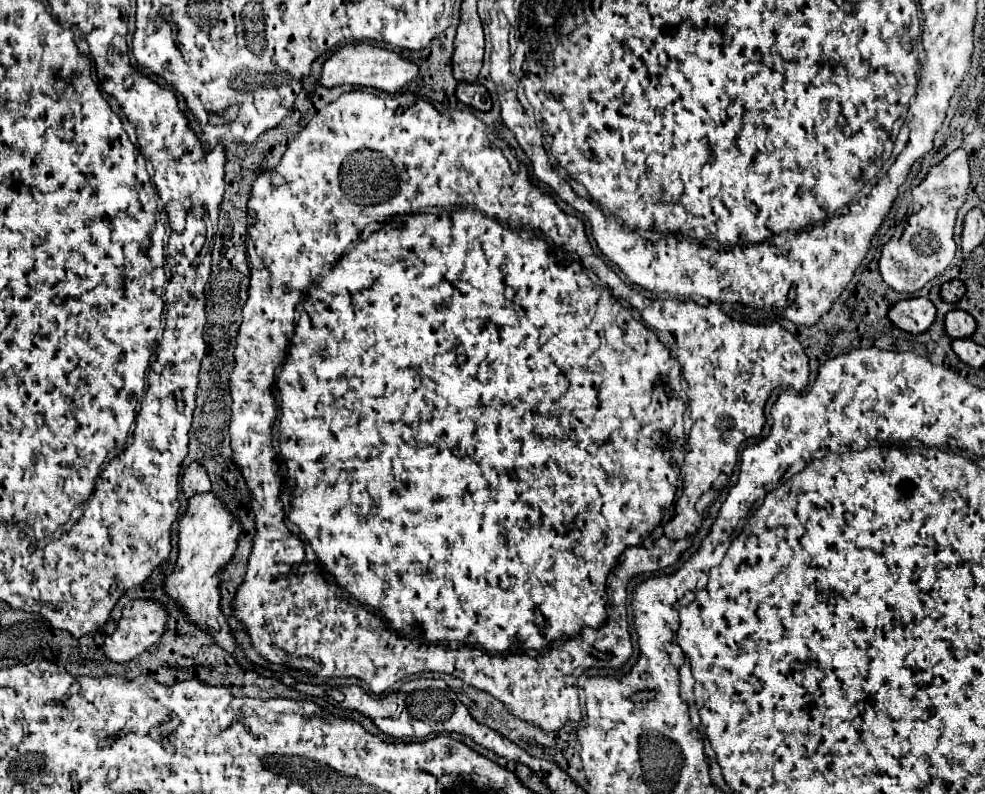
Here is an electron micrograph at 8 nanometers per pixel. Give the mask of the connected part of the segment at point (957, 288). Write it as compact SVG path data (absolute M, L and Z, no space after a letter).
M958 279L948 281L948 283L944 283L944 285L940 287L940 297L942 297L942 301L946 301L946 303L958 303L964 293L966 293L966 287L964 287L964 283L958 281Z

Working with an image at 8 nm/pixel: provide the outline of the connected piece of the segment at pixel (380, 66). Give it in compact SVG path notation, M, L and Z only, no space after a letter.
M344 45L326 59L320 73L320 83L326 89L338 85L352 85L352 87L374 87L384 93L396 93L408 81L416 79L416 75L418 67L412 61L406 61L388 49L370 47L370 45Z

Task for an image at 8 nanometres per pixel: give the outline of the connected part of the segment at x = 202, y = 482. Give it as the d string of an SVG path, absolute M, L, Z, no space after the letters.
M192 463L184 469L184 477L182 477L182 491L184 497L190 499L196 493L206 493L210 491L210 479L204 473L204 469L198 463Z

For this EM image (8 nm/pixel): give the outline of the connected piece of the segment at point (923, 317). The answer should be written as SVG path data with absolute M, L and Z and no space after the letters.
M912 297L892 305L888 317L898 329L906 333L924 333L934 323L936 307L924 297Z

